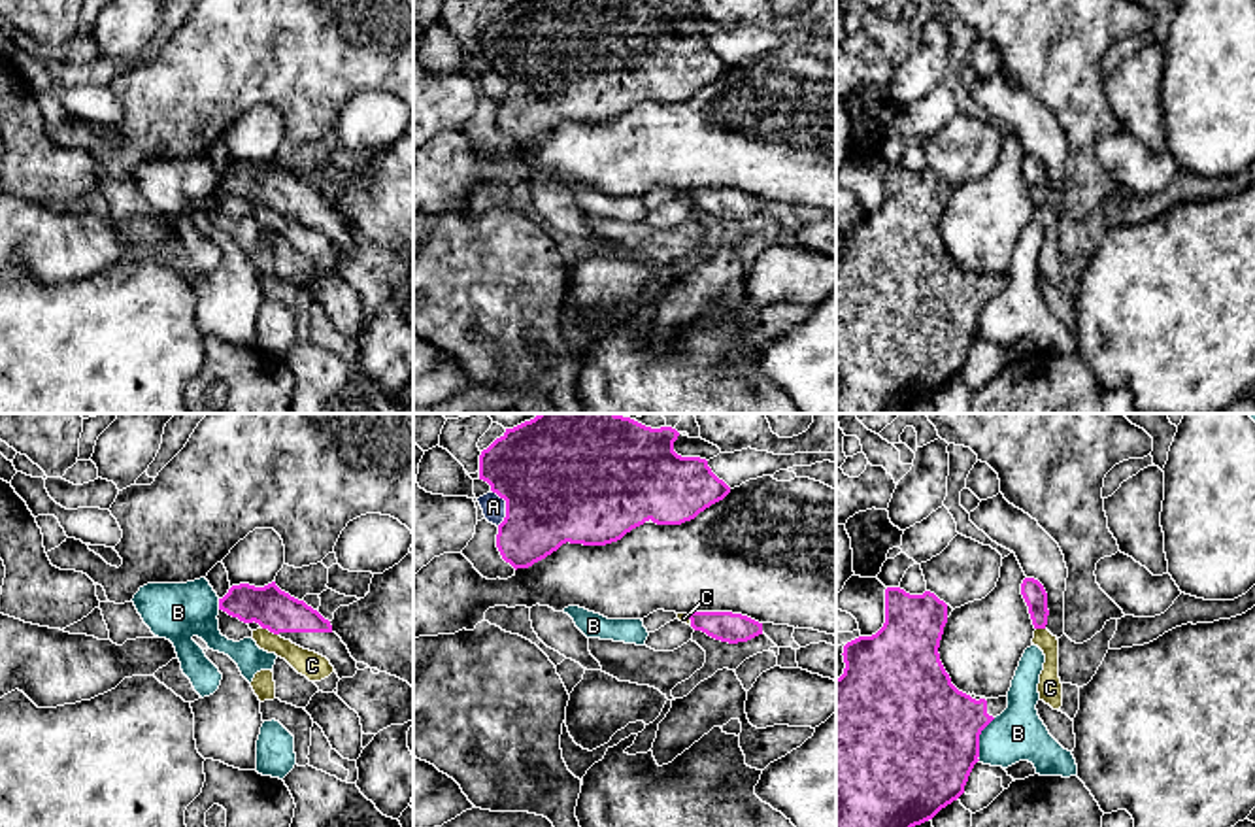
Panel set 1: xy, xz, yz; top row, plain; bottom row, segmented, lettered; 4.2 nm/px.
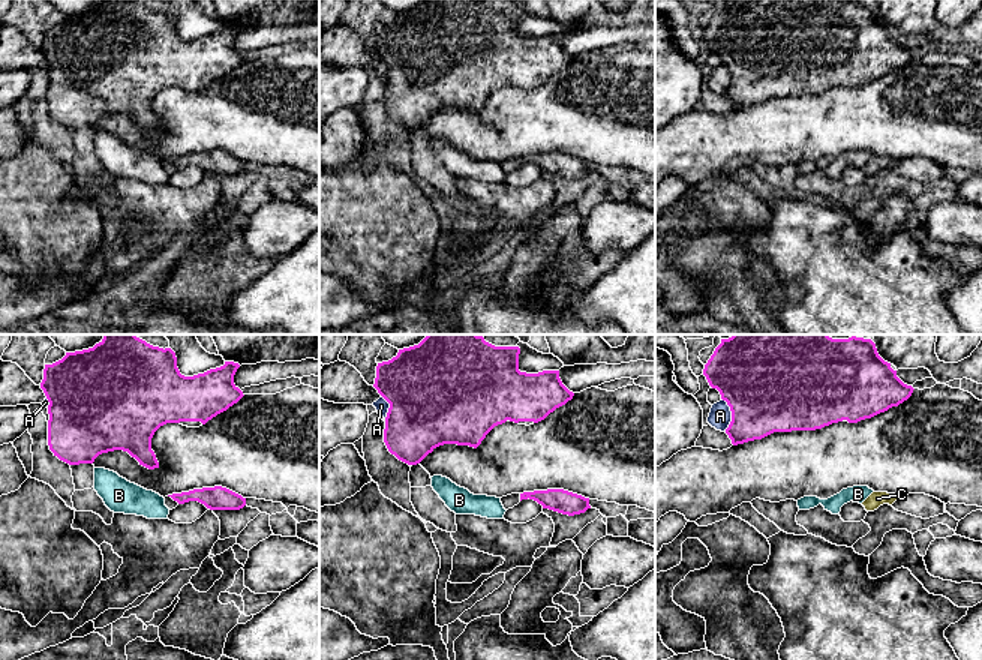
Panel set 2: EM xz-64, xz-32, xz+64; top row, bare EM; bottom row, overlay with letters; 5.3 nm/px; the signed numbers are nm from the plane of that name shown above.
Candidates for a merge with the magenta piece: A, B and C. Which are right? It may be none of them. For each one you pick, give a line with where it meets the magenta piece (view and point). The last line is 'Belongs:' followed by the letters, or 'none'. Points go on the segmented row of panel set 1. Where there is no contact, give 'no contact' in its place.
Belongs: none

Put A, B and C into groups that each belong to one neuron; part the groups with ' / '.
A / B / C

